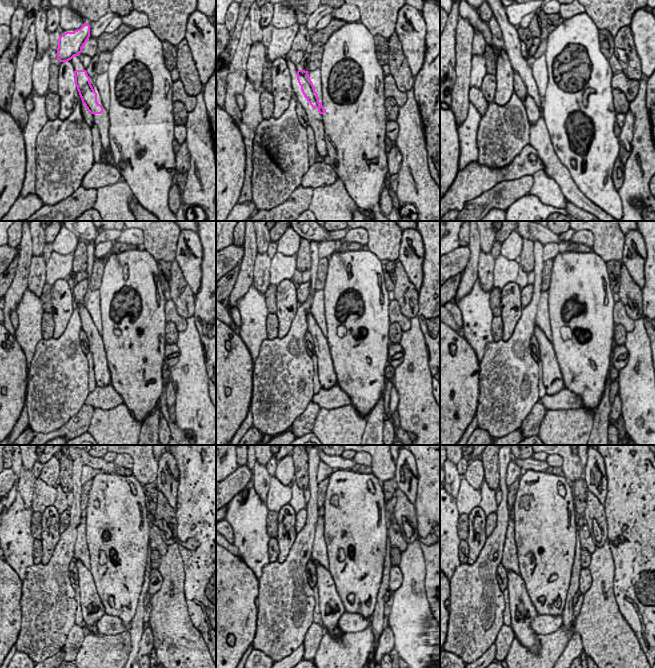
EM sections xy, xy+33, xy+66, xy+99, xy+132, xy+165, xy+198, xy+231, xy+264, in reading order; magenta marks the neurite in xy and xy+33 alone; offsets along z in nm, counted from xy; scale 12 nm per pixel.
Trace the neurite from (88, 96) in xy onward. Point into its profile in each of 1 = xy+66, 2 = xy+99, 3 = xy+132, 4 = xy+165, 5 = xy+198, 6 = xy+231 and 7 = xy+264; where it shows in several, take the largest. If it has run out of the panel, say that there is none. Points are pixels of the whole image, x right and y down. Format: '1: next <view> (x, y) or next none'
1: next xy+66 (531, 87)
2: next xy+99 (101, 371)
3: next xy+132 (325, 368)
4: next xy+165 (550, 370)
5: next xy+198 (99, 574)
6: next xy+231 (327, 591)
7: next xy+264 (550, 590)

